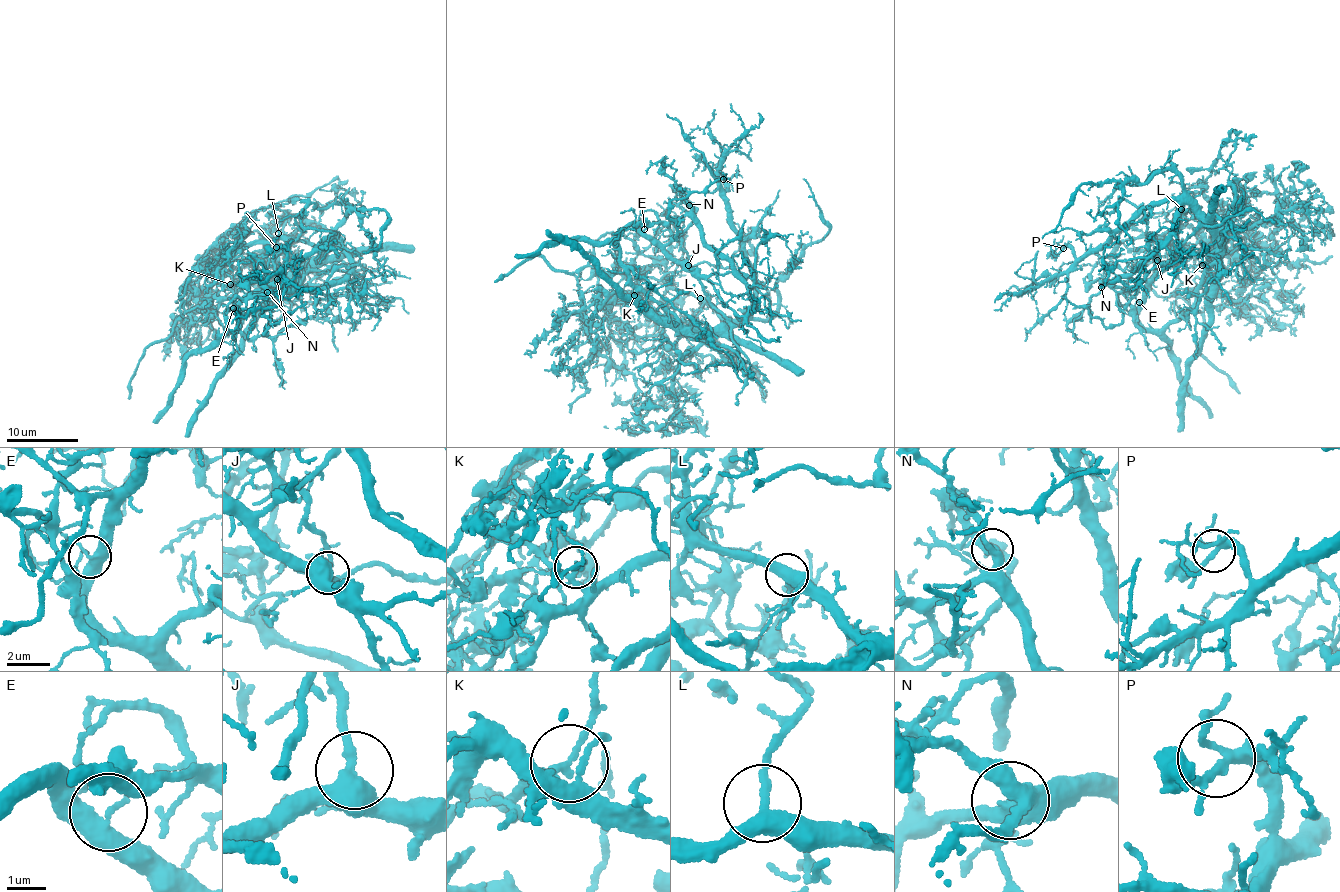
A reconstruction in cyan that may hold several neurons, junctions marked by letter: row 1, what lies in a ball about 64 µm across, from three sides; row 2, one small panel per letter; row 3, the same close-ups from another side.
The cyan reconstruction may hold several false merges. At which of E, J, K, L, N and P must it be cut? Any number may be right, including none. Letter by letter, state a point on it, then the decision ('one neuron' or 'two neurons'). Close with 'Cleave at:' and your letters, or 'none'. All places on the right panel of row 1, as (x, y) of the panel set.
E: place (1139, 302); two neurons
J: place (1157, 260); one neuron
K: place (1202, 265); two neurons
L: place (1181, 209); one neuron
N: place (1101, 287); one neuron
P: place (1063, 248); one neuron
Cleave at: E, K

